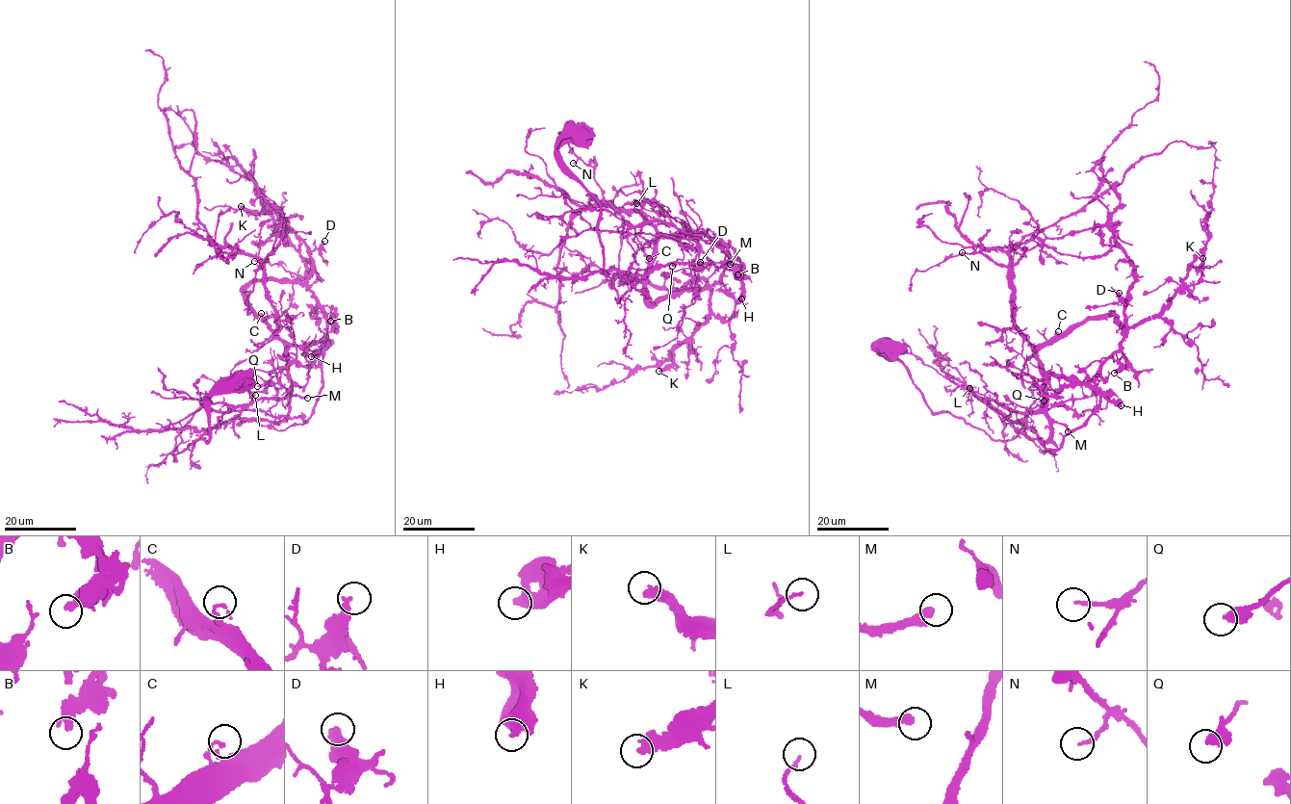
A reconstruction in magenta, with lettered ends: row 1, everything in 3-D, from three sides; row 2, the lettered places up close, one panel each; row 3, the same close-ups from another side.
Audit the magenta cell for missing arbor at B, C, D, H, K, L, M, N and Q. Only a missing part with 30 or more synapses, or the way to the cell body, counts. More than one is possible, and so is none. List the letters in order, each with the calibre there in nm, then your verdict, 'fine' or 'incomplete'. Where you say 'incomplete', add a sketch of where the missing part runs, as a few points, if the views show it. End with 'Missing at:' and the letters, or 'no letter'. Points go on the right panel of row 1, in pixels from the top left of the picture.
B: 360 nm | fine
C: 160 nm | fine
D: 320 nm | fine
H: 550 nm | fine
K: 440 nm | fine
L: 120 nm | fine
M: 340 nm | fine
N: 160 nm | fine
Q: 440 nm | fine
Missing at: no letter

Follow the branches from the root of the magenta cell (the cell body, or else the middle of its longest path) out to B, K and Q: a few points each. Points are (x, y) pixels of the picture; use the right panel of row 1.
B: (886, 349), (933, 412), (995, 440), (1025, 421), (1031, 355), (1079, 382), (1110, 355), (1114, 373)
K: (886, 349), (933, 412), (1010, 440), (1034, 399), (1021, 376), (1030, 356), (1050, 376), (1088, 381), (1202, 258)
Q: (886, 349), (933, 412), (995, 440), (1025, 421), (1034, 398), (1021, 373), (1034, 354), (1044, 401)

